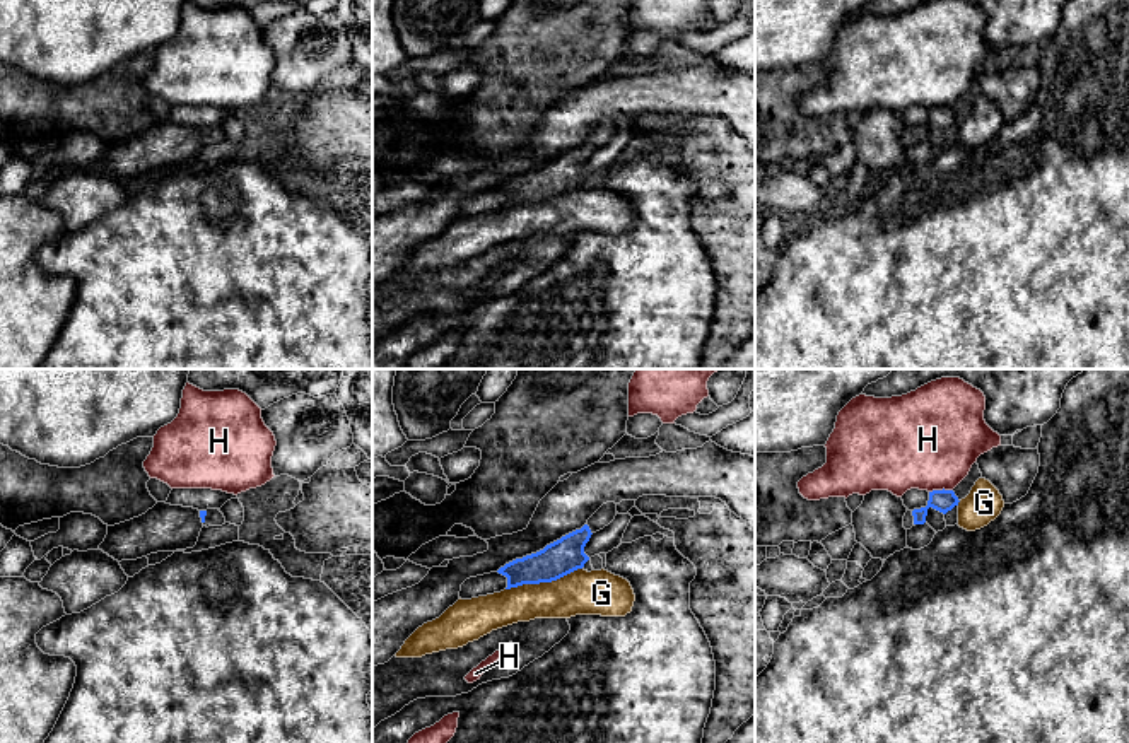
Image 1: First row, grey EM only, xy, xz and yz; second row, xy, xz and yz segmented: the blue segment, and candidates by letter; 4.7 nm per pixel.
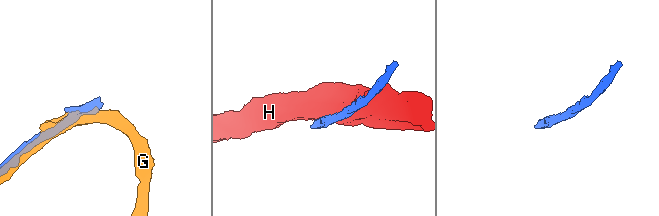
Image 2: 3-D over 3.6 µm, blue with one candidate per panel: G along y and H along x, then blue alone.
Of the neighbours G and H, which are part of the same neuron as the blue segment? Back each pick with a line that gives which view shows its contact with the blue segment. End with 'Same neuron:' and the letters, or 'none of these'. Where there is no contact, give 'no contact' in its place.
Same neuron: none of these

